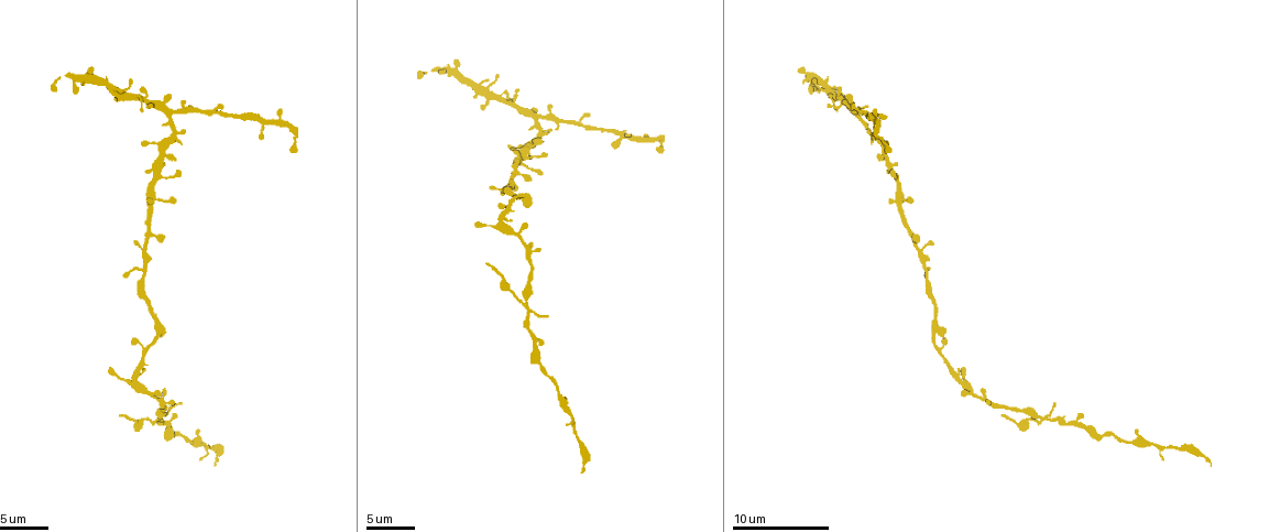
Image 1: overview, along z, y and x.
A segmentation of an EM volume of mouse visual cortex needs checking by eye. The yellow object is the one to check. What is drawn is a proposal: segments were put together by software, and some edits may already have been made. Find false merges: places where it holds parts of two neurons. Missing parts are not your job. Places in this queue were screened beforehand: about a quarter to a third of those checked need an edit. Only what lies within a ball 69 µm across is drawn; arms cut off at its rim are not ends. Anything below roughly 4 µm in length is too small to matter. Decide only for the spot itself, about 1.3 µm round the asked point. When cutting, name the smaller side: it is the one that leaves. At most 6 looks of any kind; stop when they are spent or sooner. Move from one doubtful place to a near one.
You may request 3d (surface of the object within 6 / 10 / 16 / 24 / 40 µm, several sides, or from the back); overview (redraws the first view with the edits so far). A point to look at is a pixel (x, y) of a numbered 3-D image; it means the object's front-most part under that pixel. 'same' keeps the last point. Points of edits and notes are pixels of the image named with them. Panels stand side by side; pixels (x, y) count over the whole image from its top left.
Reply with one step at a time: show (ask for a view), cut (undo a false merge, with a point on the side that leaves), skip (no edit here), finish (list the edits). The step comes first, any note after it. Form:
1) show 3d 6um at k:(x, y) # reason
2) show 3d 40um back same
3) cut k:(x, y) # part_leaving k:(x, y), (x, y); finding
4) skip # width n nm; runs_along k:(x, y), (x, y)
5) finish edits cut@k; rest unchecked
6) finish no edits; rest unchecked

show 3d 10um at 1:(170, 112) # four or more arms meet

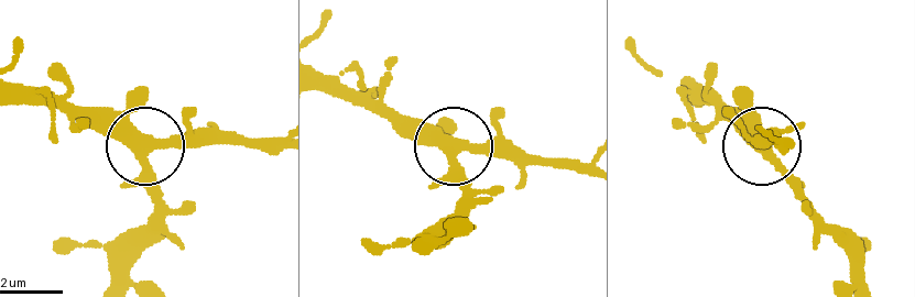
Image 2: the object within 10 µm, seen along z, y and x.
show 3d 6um at 2:(143, 140)

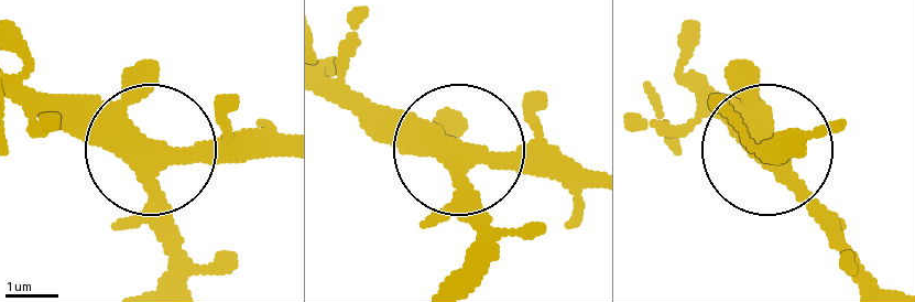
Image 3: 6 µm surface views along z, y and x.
skip # arms 4; runs_along 3:(163, 277), (167, 211), (150, 149), (75, 136), (26, 105); one neuron here

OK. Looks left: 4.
show 3d 10um at 1:(527, 307) # thin arm on a thick one

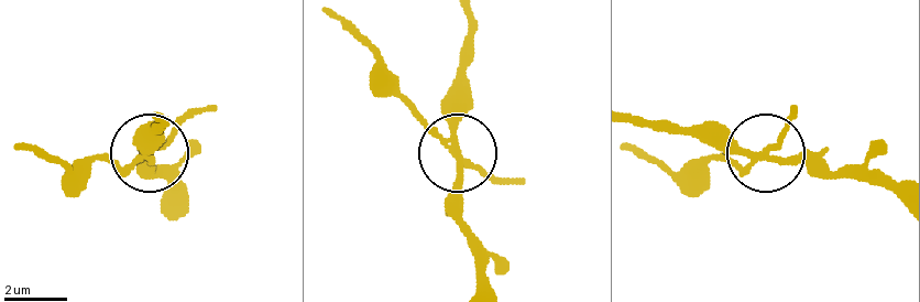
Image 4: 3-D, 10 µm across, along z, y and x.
cut 4:(481, 171) # width 200 nm; part_leaving 4:(445, 147), (392, 71), (337, 18); a second neuron is stuck on

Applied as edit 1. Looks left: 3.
show overview

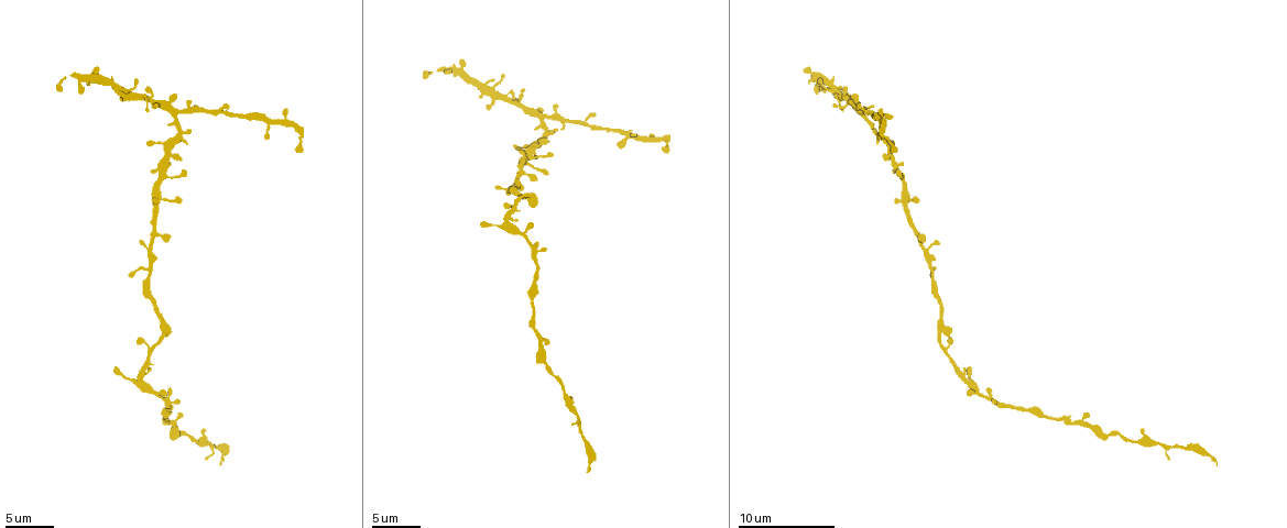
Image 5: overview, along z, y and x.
show 3d 10um at 5:(1114, 432) # sudden change in width

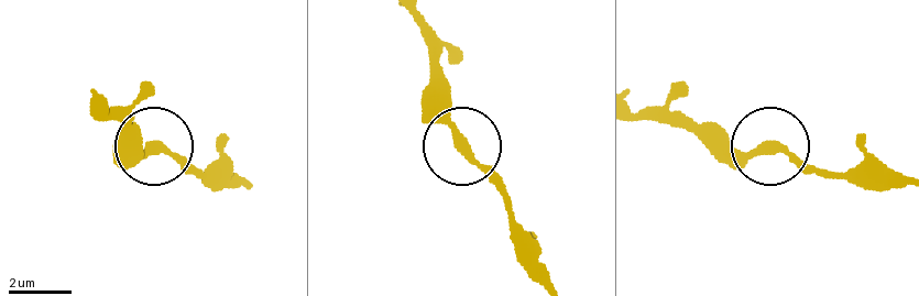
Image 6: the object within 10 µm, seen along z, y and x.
cut 6:(165, 146) # part_leaving 6:(747, 155), (903, 174); two neurons meet here

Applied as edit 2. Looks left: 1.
finish edits cut@4, cut@6; rest unchecked

